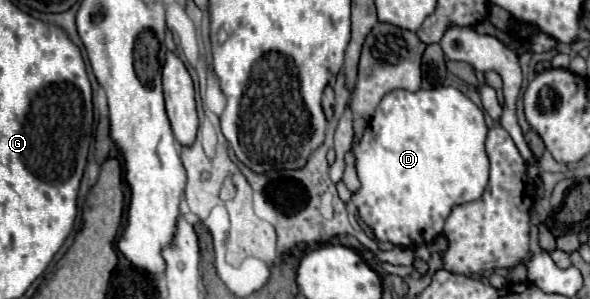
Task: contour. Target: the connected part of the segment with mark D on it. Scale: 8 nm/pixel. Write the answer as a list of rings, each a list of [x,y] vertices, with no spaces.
[[[442,86],[418,92],[388,92],[378,104],[362,140],[354,146],[360,188],[352,194],[350,202],[358,208],[360,218],[372,228],[376,240],[404,248],[432,244],[434,238],[442,234],[442,226],[454,206],[478,200],[488,186],[488,156],[484,152],[486,134],[488,126],[484,112],[458,88]]]

